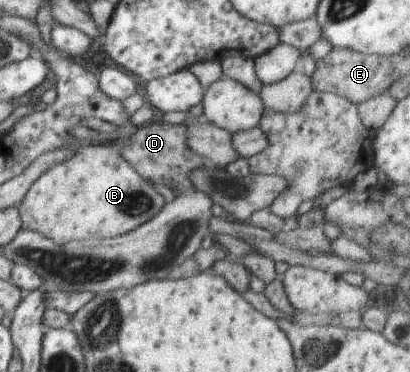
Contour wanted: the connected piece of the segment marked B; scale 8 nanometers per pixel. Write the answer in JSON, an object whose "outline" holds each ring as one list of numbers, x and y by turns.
{"outline":[[94,142,90,146,79,147,79,151,72,158,53,165,40,175,17,208,22,221,21,228,39,232,56,244,65,245,69,242,85,240,89,236,97,236,101,239,123,236,154,218,163,209,165,203,153,183,143,179,132,165,121,157,120,152]]}

